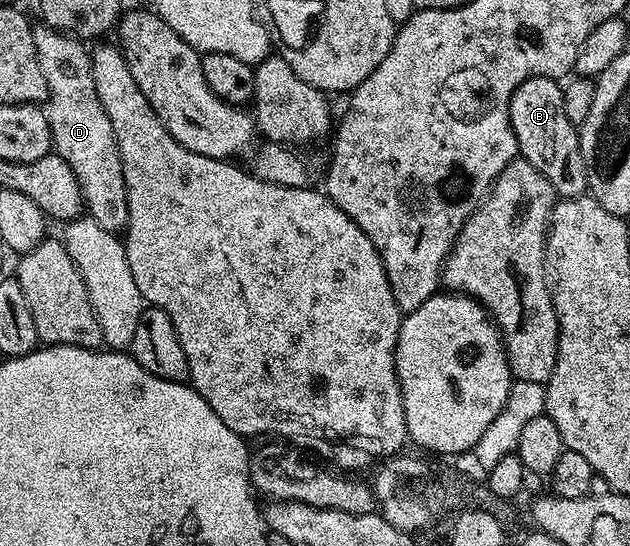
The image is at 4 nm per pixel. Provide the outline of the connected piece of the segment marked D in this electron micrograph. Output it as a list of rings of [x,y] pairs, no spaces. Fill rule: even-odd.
[[[42,23],[36,24],[34,31],[33,43],[37,51],[37,63],[41,63],[41,75],[45,75],[47,84],[45,112],[54,152],[58,153],[61,159],[65,159],[65,163],[69,165],[73,175],[77,175],[86,216],[101,223],[101,227],[105,227],[105,231],[118,234],[120,231],[126,230],[127,216],[129,215],[125,175],[121,167],[117,139],[113,135],[113,123],[109,123],[109,115],[105,115],[105,107],[101,107],[101,99],[97,99],[97,87],[93,83],[91,55],[88,46],[83,46],[86,44],[80,38],[59,33],[56,29],[50,29]]]

